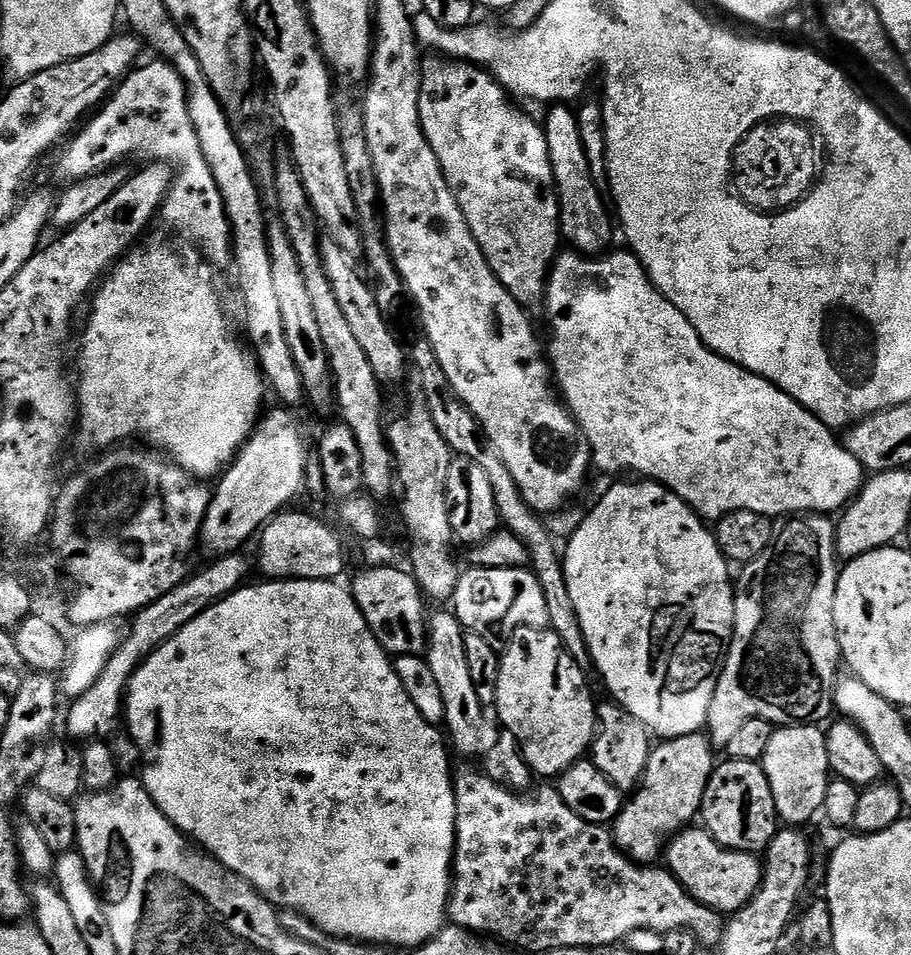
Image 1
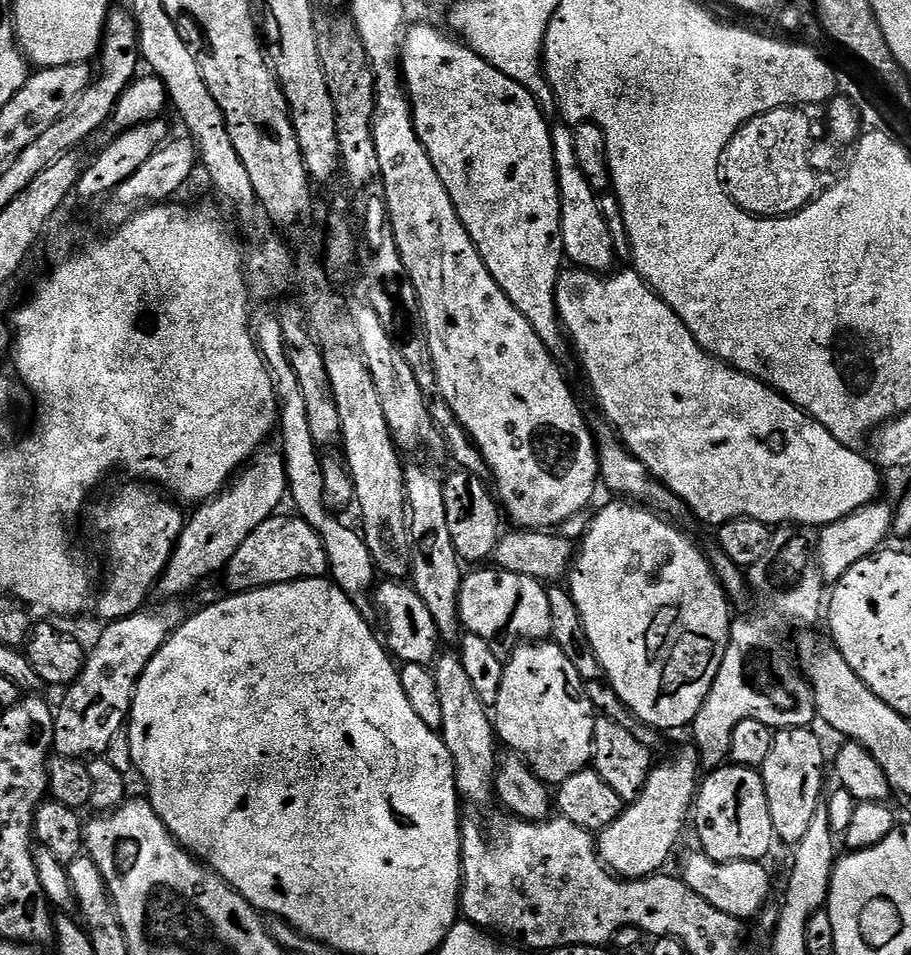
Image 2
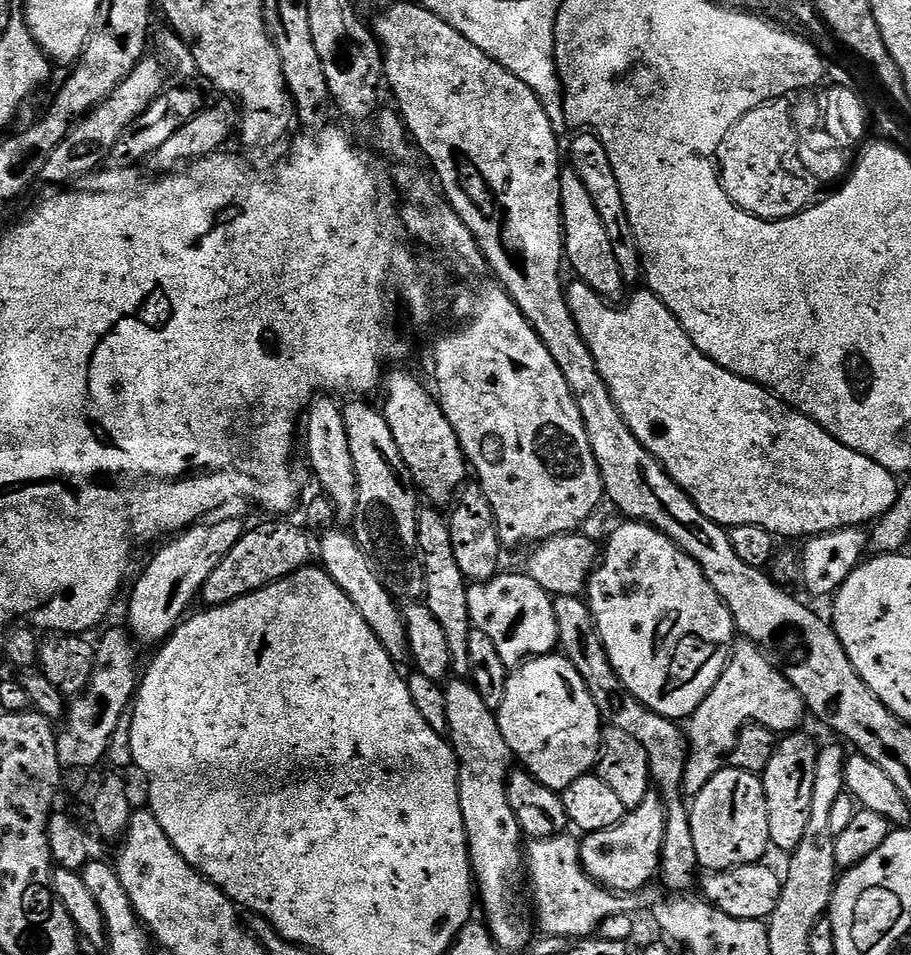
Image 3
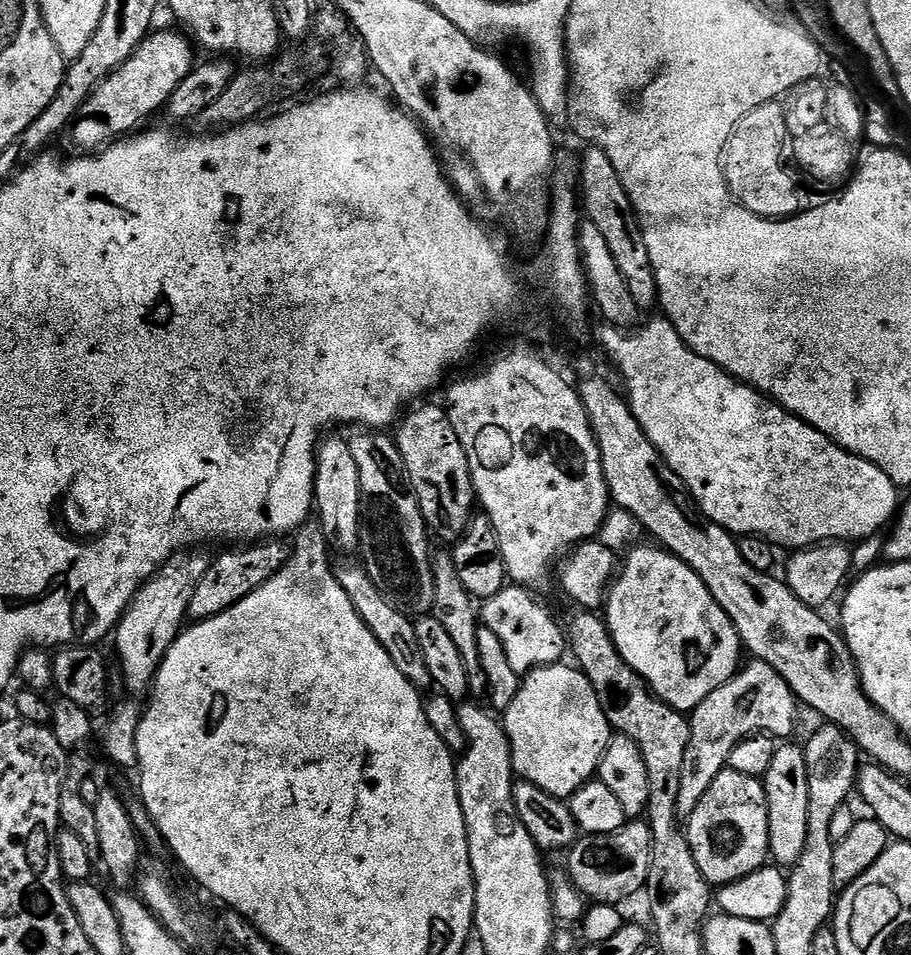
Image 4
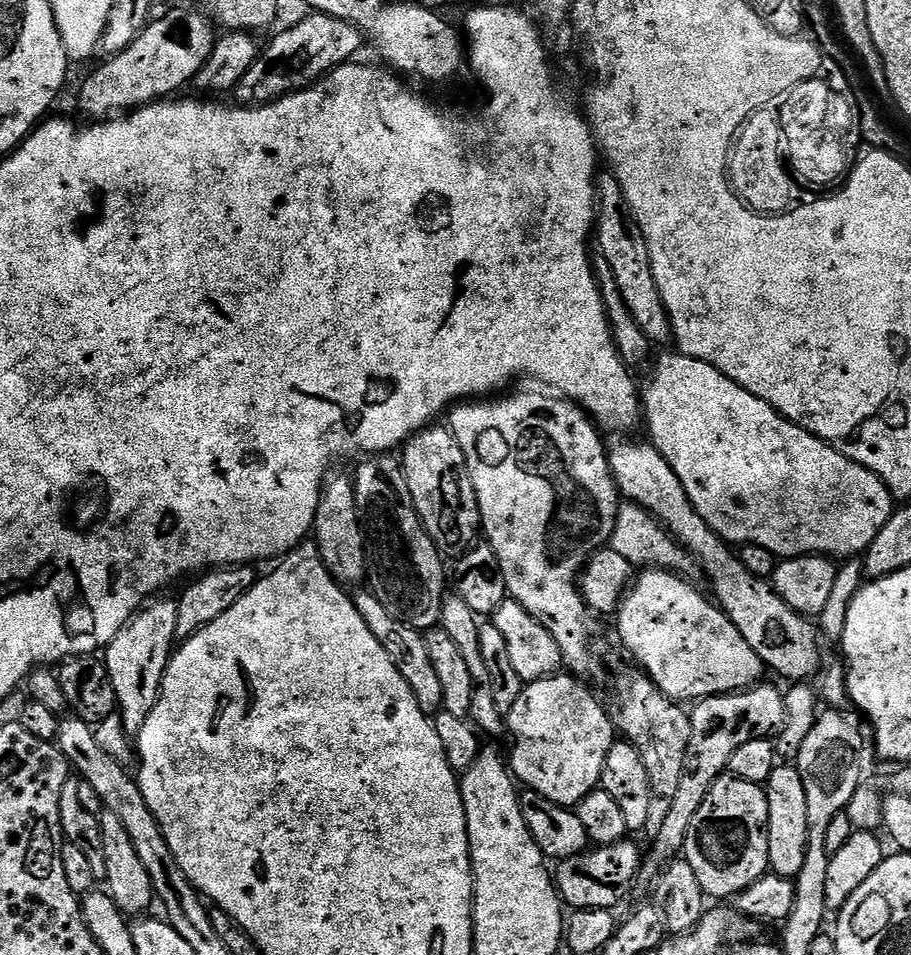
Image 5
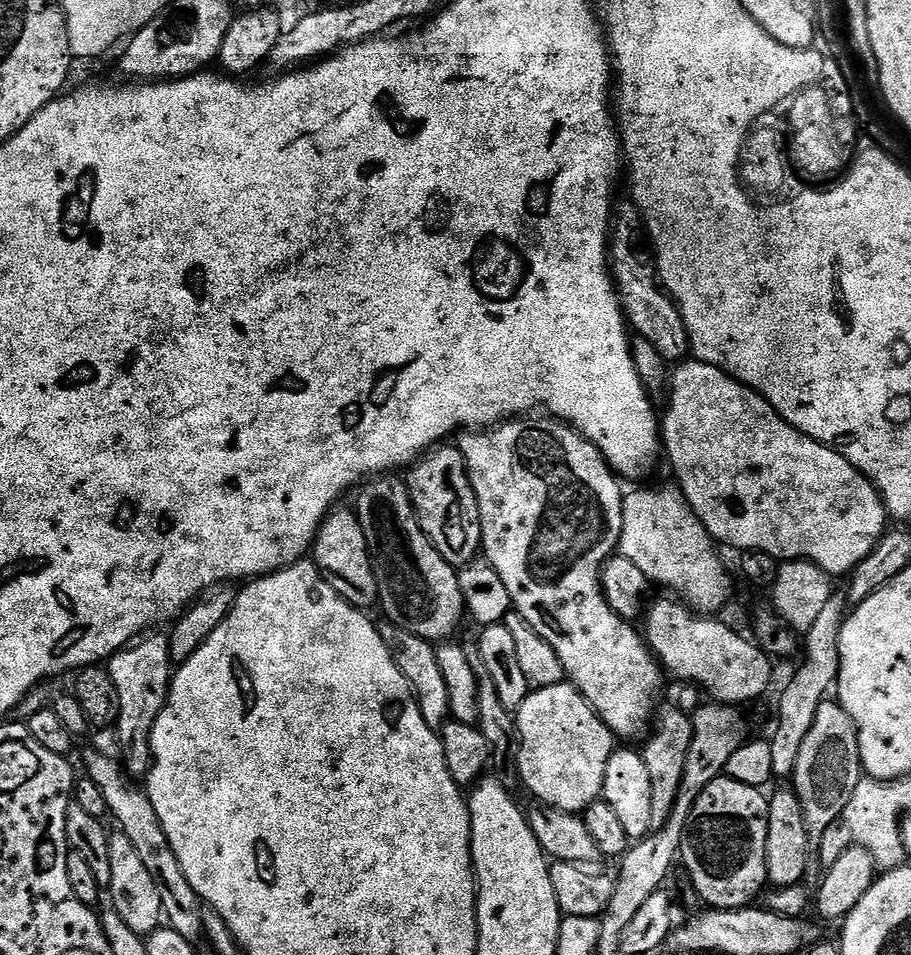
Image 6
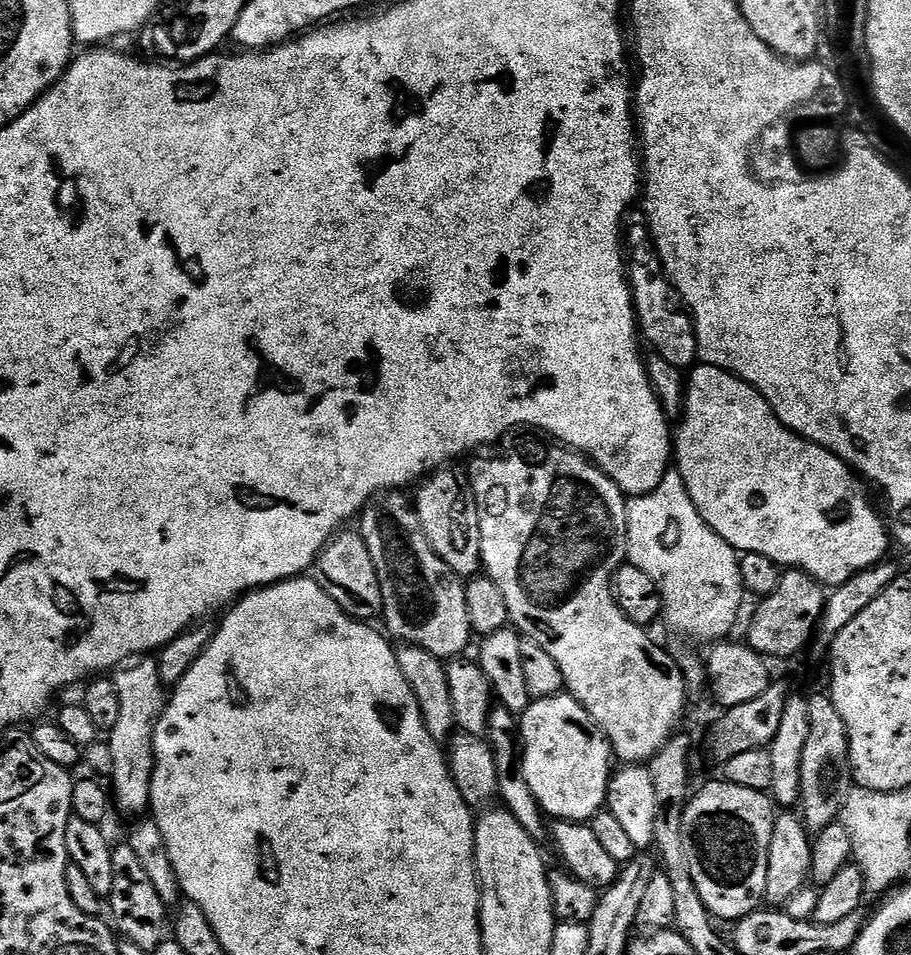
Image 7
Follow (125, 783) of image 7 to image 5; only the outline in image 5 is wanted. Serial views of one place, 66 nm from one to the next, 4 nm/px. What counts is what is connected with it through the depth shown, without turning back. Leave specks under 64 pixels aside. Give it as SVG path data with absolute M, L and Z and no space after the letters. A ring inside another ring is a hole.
M164 598L153 599L141 608L126 626L122 626L122 630L118 630L116 637L102 652L104 665L114 686L118 713L130 734L138 734L142 726L146 726L146 718L150 718L150 710L154 710L160 697L160 687L168 669L168 661L171 660L174 645L177 643L176 600L160 599Z

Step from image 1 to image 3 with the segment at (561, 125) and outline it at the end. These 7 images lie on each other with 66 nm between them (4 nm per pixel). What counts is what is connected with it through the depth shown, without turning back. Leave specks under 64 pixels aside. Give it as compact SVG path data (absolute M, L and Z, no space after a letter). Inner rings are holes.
M570 166L565 167L560 174L560 201L564 219L564 255L567 267L576 271L575 279L590 286L590 290L597 292L603 300L623 301L626 296L626 281L622 278L622 269L619 268L614 250L610 247L606 226L602 226L602 218L594 207L594 201L590 199L582 178L578 178L578 174Z

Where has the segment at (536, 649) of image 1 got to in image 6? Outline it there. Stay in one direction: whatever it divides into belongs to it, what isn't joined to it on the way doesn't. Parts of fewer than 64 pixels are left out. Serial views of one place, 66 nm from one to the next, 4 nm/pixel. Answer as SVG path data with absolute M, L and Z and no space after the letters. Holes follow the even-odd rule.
M571 682L538 688L529 691L514 715L520 735L518 776L536 795L533 797L547 807L577 814L597 803L604 791L606 762L614 751L614 737L583 694Z

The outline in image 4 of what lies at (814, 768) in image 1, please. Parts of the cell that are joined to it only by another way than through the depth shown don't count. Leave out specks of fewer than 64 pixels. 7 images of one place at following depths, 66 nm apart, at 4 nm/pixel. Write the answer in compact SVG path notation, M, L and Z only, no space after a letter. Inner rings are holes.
M792 742L777 747L774 762L770 762L770 770L762 778L768 803L768 850L771 859L780 866L791 866L802 858L802 849L806 846L806 814L810 814L810 774L806 774L806 754L799 743L788 743Z

